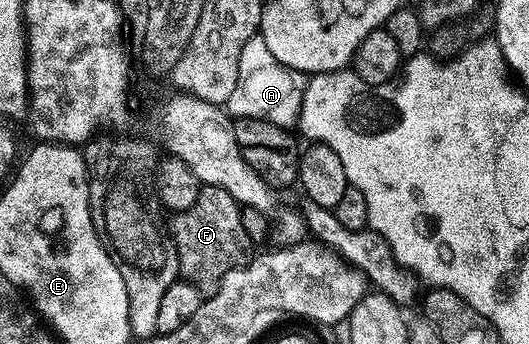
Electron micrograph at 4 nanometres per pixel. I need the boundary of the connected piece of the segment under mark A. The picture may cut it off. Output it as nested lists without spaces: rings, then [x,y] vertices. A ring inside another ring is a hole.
[[[255,35],[247,39],[239,55],[237,82],[235,91],[231,91],[231,99],[227,103],[227,112],[233,119],[238,117],[263,119],[267,123],[275,123],[279,127],[292,130],[301,119],[301,104],[306,80],[306,74],[279,63],[279,59],[271,55],[262,37]]]

